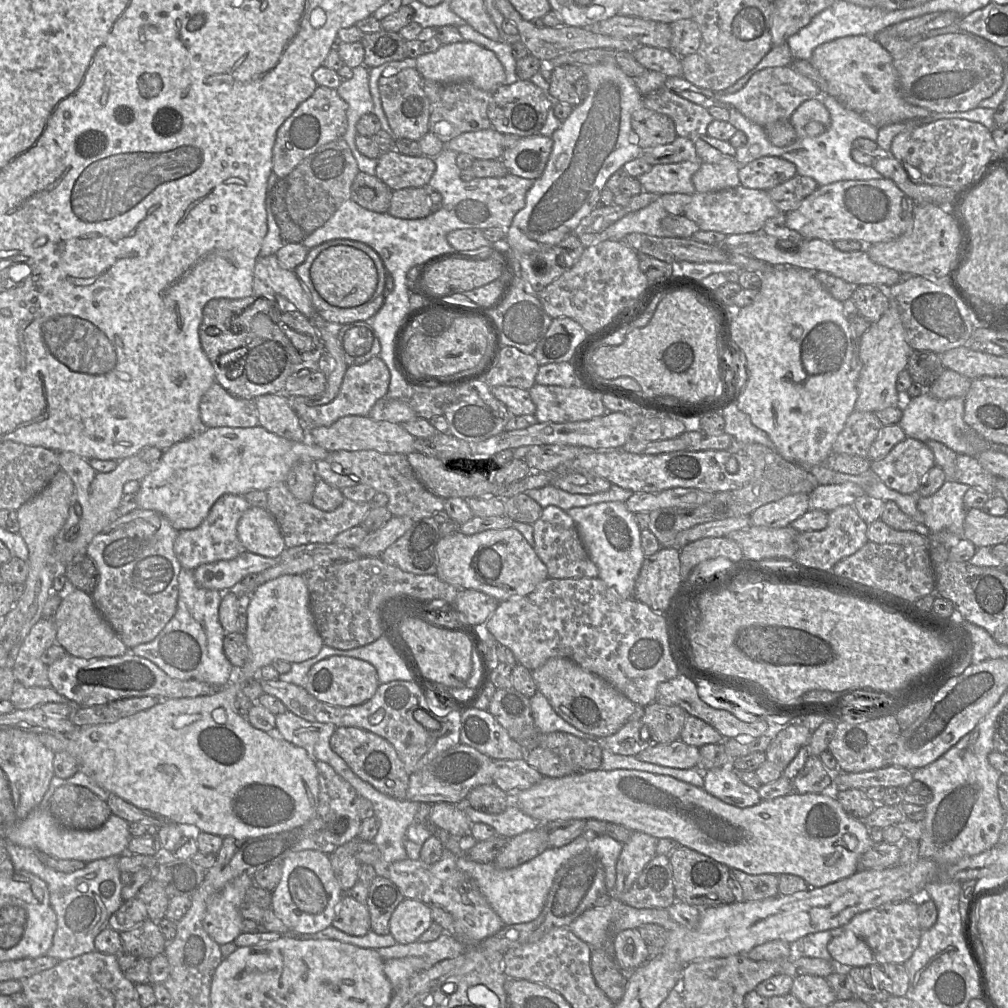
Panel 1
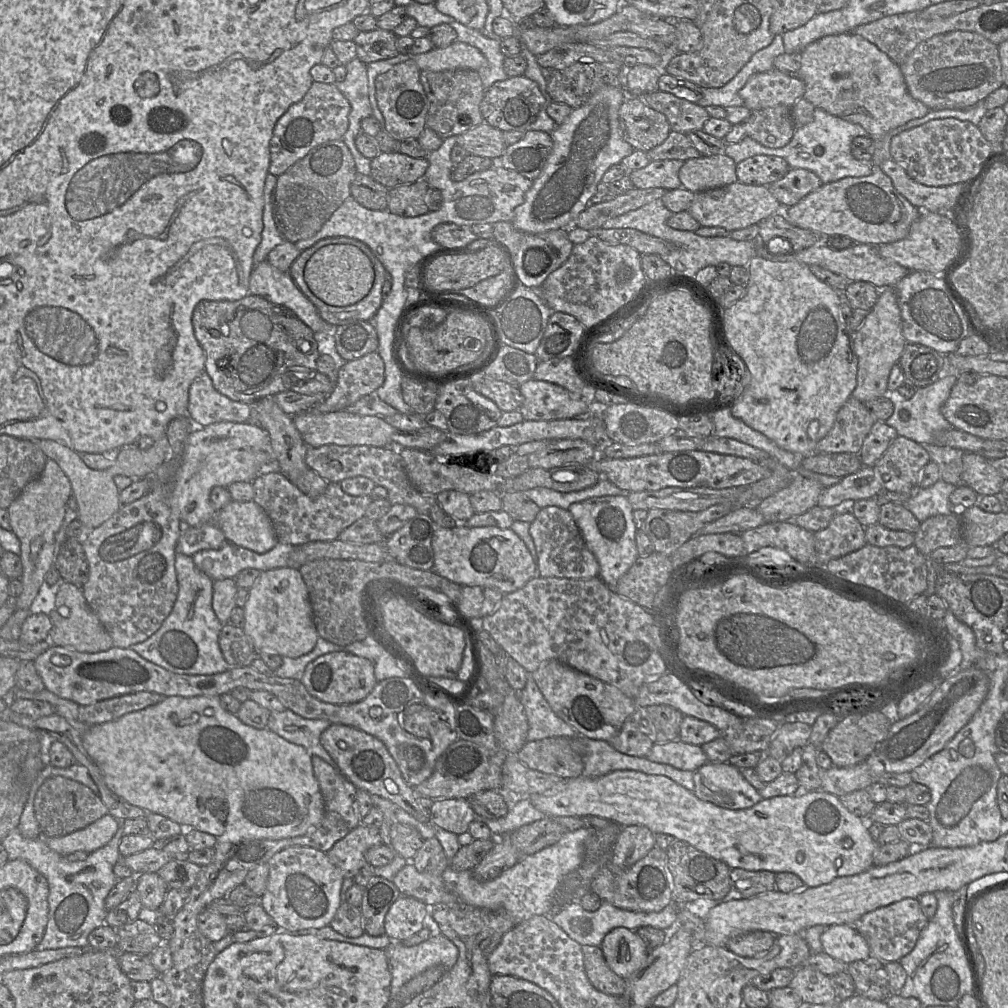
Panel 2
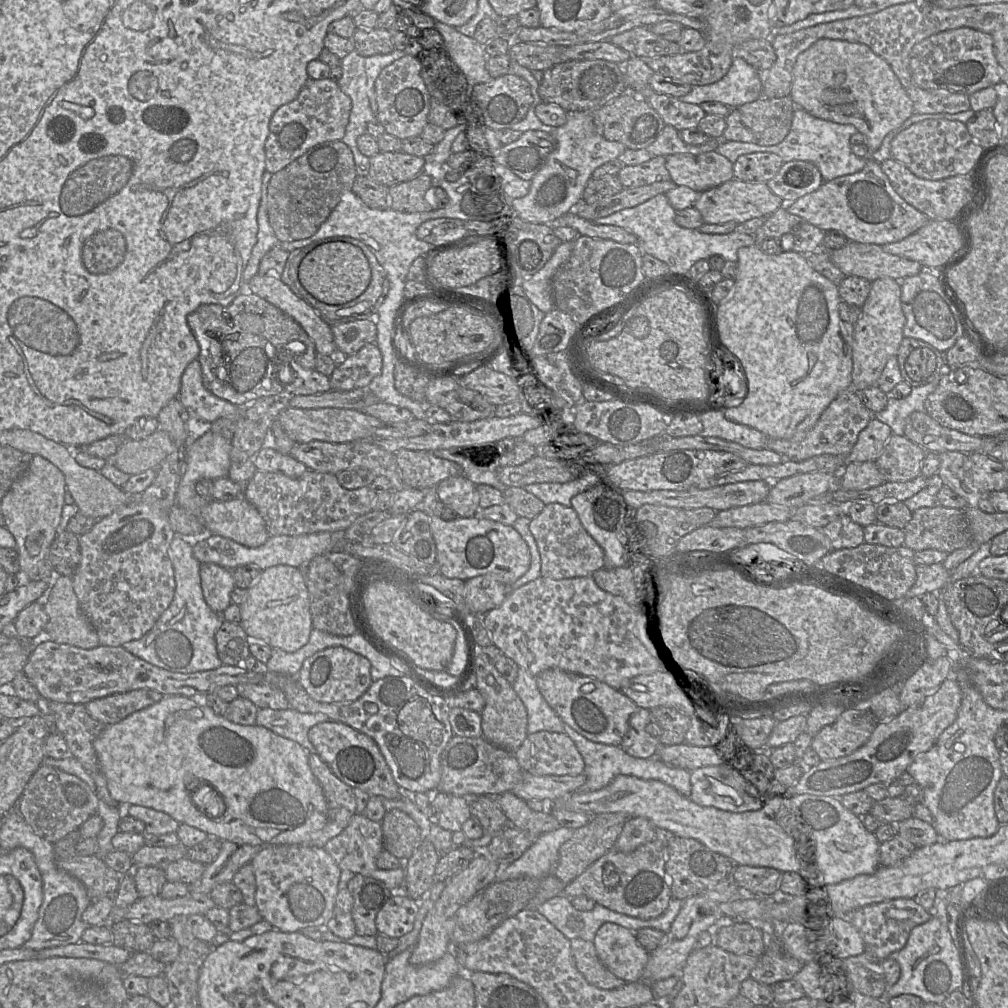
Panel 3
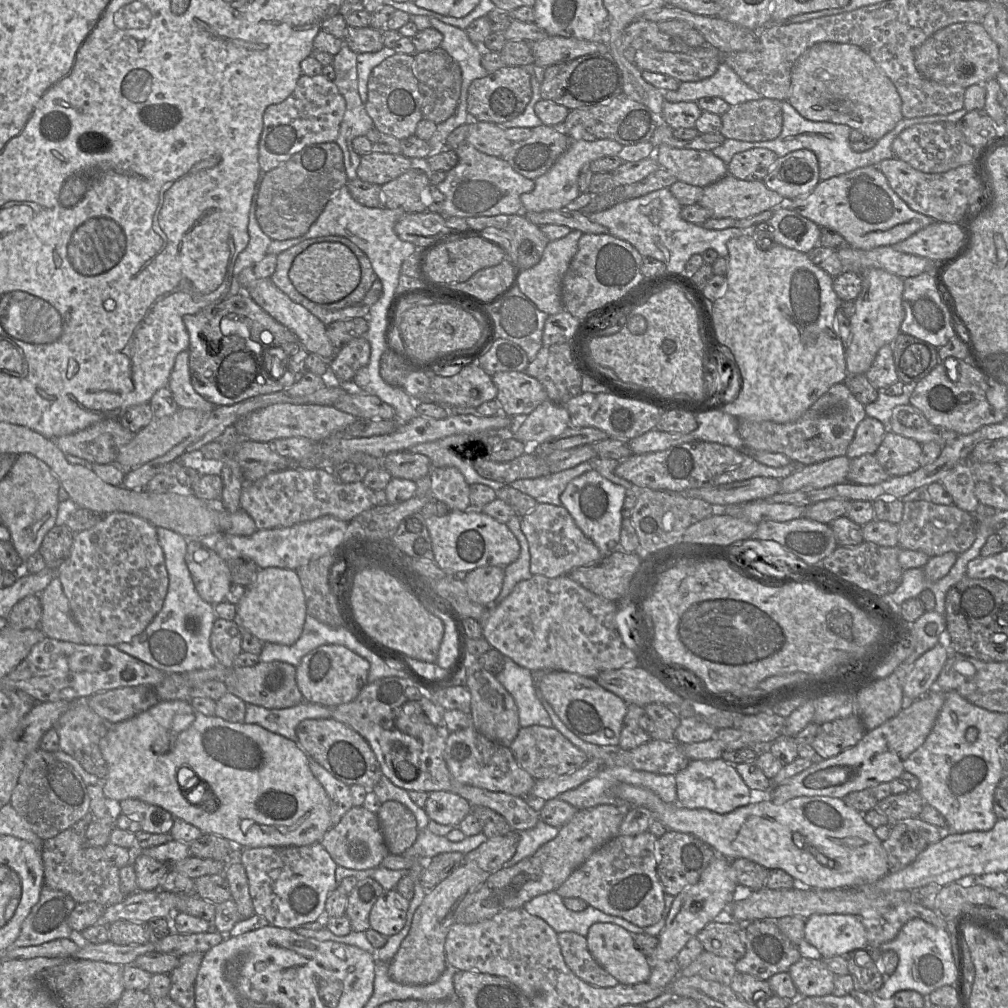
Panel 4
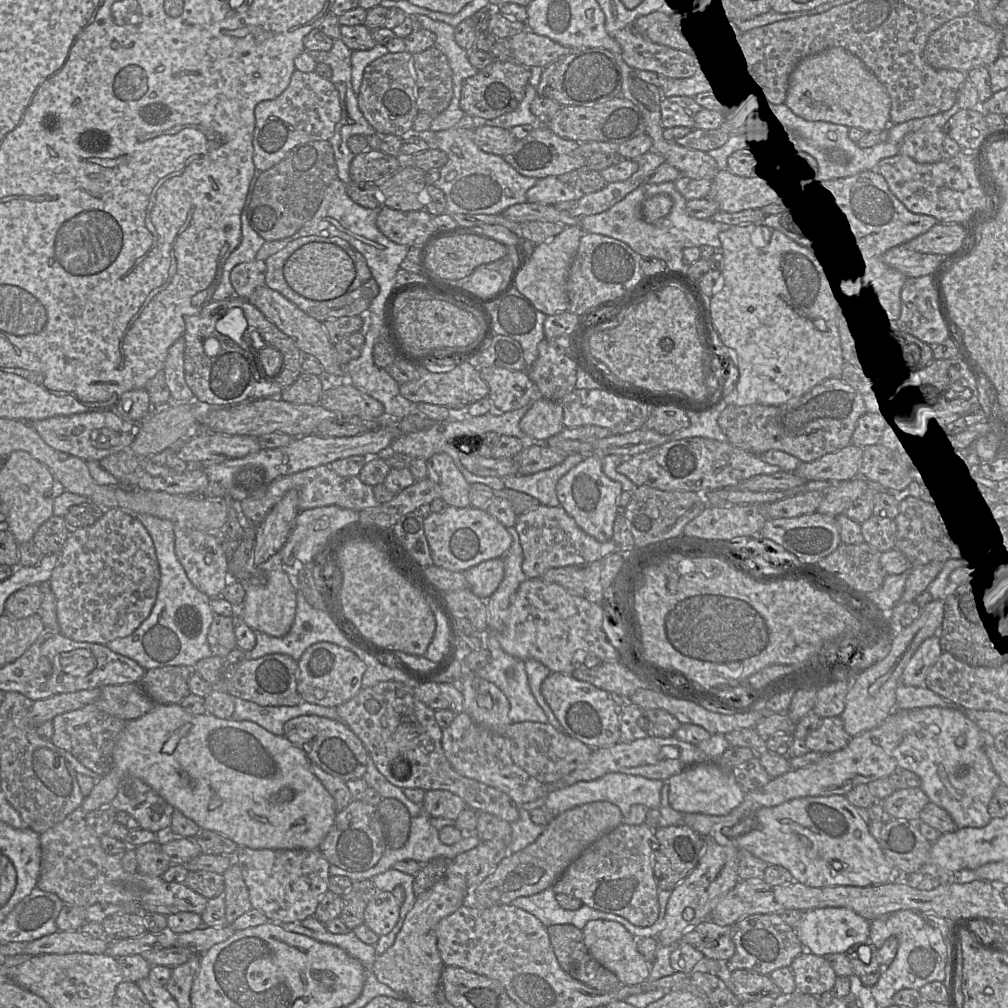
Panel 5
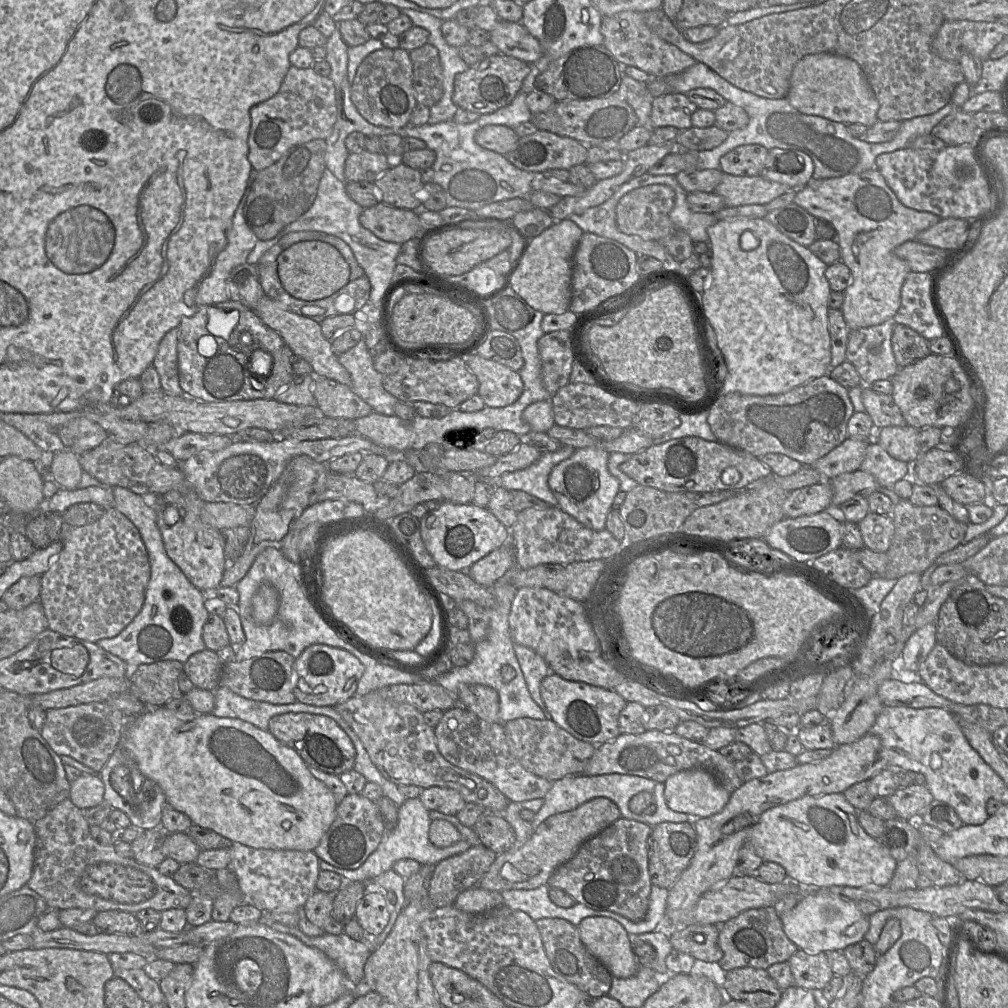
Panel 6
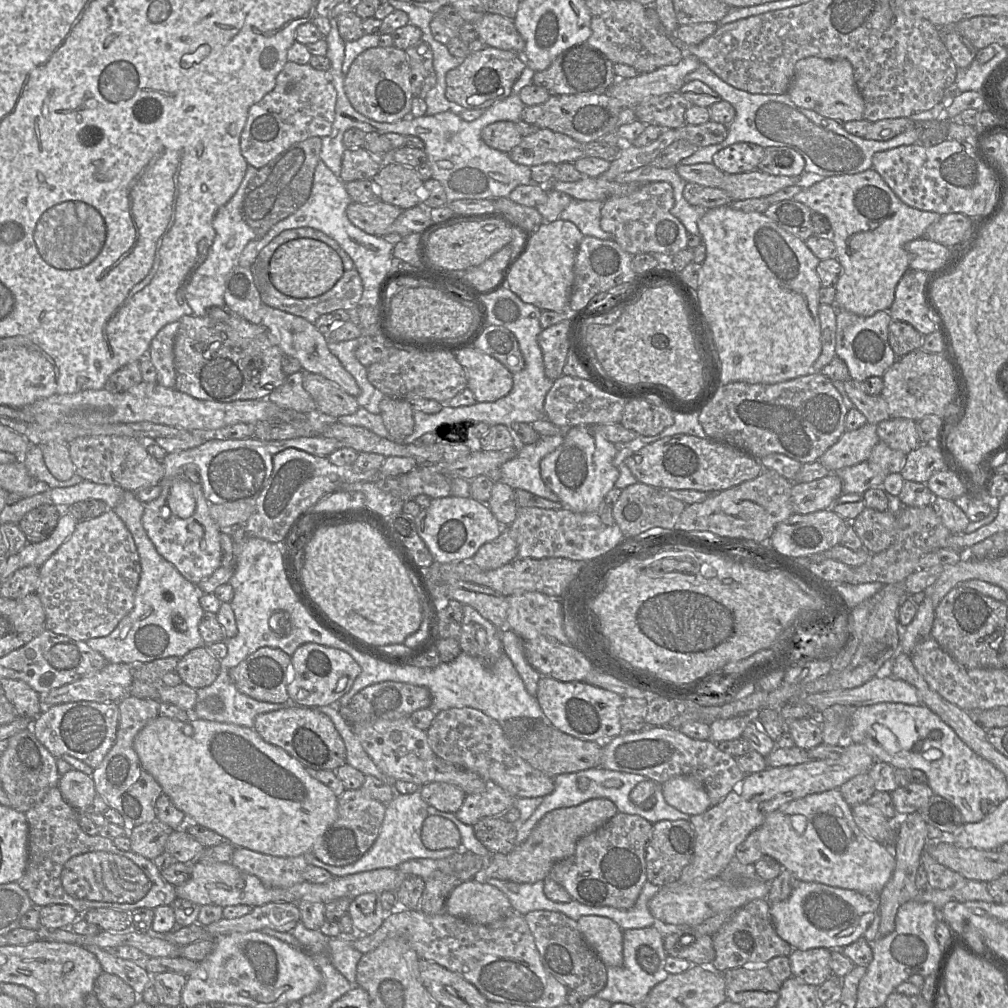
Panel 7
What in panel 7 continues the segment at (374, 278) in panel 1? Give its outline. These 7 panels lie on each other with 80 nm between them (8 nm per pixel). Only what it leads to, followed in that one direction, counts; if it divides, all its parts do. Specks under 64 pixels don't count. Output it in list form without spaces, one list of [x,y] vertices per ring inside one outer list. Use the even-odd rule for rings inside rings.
[[[312,238],[290,240],[277,248],[270,260],[273,285],[294,298],[313,298],[330,290],[344,273],[338,253],[326,243]]]

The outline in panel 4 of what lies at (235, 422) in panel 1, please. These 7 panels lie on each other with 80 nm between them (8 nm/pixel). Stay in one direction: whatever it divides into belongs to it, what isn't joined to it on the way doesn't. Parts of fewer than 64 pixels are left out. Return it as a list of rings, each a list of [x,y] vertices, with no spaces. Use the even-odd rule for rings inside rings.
[[[184,350],[177,355],[170,374],[169,387],[180,408],[210,413],[216,407],[199,395],[191,384],[188,350]]]

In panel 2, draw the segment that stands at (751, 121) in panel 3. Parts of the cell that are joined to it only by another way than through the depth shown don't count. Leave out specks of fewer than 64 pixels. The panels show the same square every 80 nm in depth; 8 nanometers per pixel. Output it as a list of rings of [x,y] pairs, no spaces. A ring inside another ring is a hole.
[[[778,105],[752,111],[745,121],[732,125],[723,139],[732,144],[750,137],[768,148],[781,148],[790,142],[794,131],[791,108]]]

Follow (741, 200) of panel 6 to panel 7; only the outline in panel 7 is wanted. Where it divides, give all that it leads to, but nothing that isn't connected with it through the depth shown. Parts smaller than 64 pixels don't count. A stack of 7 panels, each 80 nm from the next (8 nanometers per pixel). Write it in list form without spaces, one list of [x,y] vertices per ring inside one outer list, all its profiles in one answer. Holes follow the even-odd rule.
[[[755,170],[747,173],[726,174],[724,180],[720,184],[720,188],[724,190],[733,201],[738,201],[767,197],[783,188],[793,185],[798,185],[803,189],[807,189],[824,178],[826,177],[821,177],[809,172],[804,172],[801,176],[774,176],[760,170]]]

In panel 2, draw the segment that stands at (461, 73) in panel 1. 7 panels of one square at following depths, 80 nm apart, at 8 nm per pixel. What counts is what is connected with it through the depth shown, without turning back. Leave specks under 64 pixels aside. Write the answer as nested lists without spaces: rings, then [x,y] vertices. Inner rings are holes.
[[[455,41],[446,48],[433,48],[429,52],[412,56],[411,59],[421,71],[434,72],[454,69],[471,69],[478,72],[488,64],[480,50],[460,41]]]

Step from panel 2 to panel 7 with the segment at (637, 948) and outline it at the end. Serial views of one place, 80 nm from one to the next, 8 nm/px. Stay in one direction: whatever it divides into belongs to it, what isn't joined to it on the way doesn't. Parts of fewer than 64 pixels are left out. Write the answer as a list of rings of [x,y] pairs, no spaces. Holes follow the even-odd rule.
[[[582,916],[577,921],[587,944],[606,967],[623,964],[623,930],[613,920],[603,916]]]

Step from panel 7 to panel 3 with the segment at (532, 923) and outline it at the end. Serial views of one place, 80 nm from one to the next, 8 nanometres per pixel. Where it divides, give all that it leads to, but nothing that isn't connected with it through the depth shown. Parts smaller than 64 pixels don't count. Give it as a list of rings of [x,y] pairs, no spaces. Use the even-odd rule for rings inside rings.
[[[574,938],[570,940],[570,944],[575,966],[590,984],[604,990],[616,989],[626,984],[600,961],[592,941]]]

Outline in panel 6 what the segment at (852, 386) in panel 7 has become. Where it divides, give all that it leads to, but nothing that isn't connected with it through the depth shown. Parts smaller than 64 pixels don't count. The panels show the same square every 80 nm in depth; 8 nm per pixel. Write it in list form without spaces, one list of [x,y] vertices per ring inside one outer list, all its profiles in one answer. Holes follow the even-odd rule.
[[[863,385],[862,402],[865,412],[872,418],[875,428],[886,426],[906,426],[901,410],[891,395],[874,392],[870,387]]]

